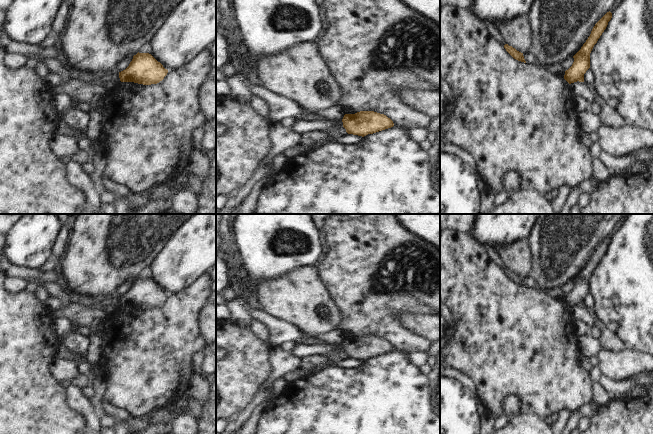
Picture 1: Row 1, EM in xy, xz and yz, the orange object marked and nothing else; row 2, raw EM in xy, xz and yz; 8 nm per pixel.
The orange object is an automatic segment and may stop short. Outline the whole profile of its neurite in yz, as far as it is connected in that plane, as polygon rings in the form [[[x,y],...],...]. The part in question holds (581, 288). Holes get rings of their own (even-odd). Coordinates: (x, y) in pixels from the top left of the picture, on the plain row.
[[[607,236],[593,251],[590,260],[581,273],[573,280],[572,290],[565,295],[564,303],[569,307],[584,306],[584,298],[590,292],[590,277],[598,263],[606,253],[612,237]]]

